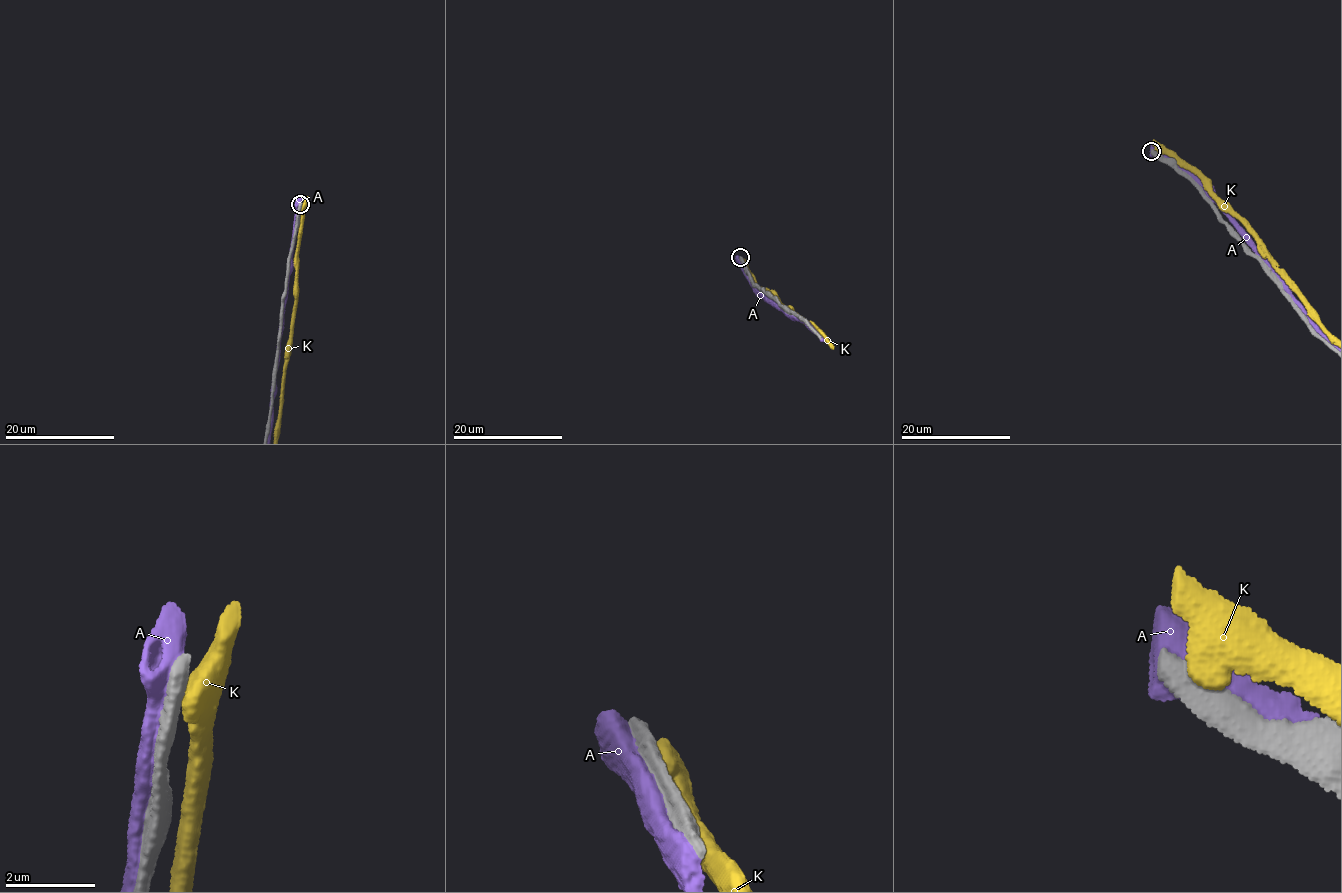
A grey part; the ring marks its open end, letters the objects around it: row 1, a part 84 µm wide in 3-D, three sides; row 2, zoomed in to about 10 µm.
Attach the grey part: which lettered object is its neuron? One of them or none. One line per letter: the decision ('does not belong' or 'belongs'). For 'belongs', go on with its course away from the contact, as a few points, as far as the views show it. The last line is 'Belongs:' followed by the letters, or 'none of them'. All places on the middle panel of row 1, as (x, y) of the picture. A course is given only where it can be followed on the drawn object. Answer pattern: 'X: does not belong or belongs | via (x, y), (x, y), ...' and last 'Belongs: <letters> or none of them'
A: does not belong
K: does not belong
Belongs: none of them

